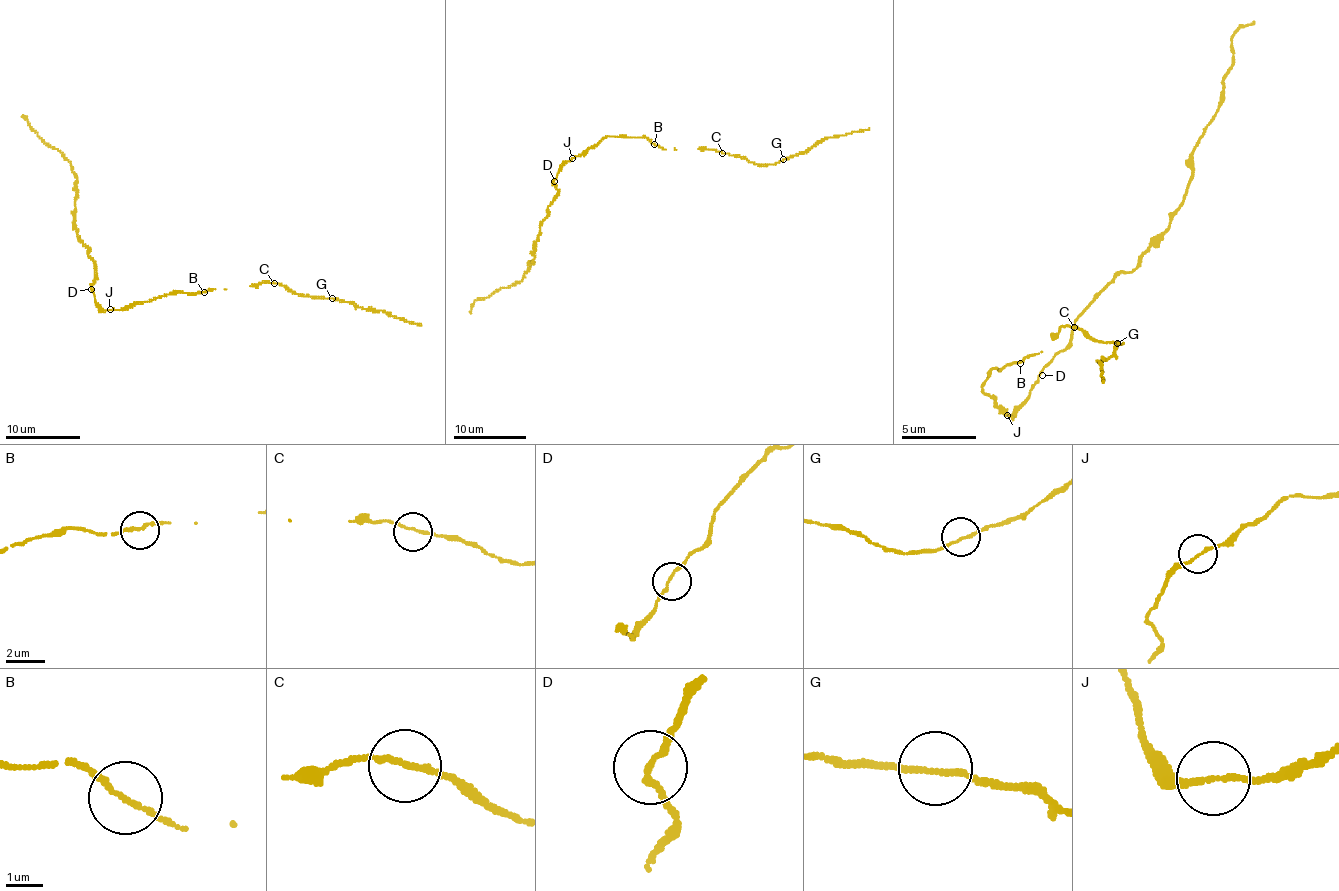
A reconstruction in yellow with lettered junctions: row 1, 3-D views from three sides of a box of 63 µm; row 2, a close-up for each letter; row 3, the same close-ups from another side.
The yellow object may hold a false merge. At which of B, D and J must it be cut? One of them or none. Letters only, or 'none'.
none

